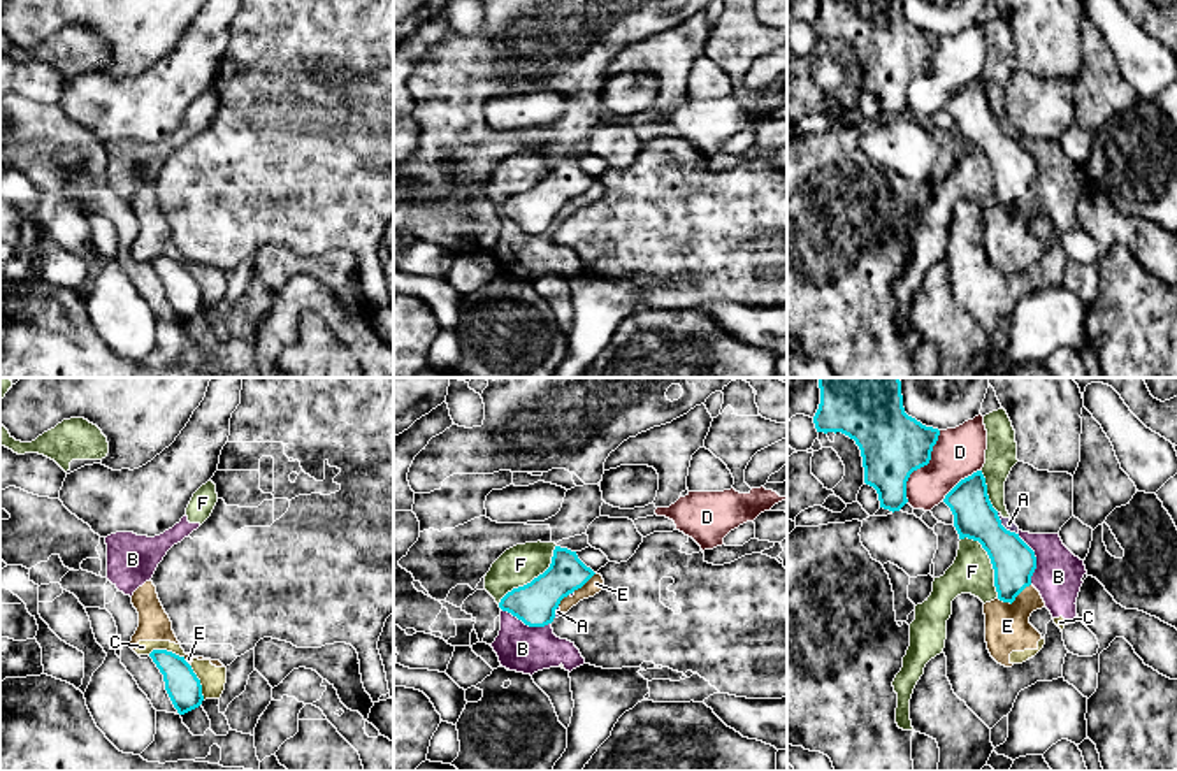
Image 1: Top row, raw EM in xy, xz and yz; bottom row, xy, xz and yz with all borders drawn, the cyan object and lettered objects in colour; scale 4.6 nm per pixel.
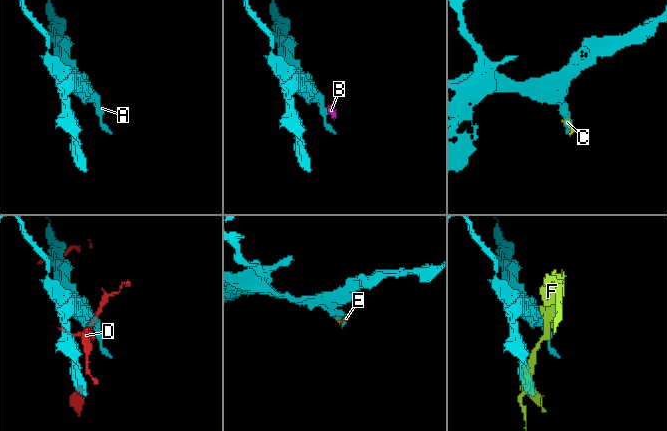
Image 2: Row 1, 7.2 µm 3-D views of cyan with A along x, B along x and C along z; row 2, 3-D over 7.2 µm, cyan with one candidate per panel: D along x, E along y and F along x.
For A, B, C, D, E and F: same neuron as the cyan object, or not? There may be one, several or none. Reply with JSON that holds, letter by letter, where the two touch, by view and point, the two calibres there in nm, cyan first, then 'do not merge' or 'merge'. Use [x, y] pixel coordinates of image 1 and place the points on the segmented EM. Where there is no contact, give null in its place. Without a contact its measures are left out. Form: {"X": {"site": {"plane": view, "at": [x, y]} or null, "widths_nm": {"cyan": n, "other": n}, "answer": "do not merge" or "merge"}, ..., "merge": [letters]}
{"A": {"site": {"plane": "yz", "at": [1003, 527]}, "widths_nm": {"cyan": 200, "other": 60}, "answer": "do not merge"}, "B": {"site": {"plane": "xz", "at": [526, 624]}, "widths_nm": {"cyan": 190, "other": 220}, "answer": "do not merge"}, "C": {"site": {"plane": "xy", "at": [166, 650]}, "widths_nm": {"cyan": 160, "other": 60}, "answer": "do not merge"}, "D": {"site": {"plane": "yz", "at": [921, 466]}, "widths_nm": {"cyan": 300, "other": 220}, "answer": "do not merge"}, "E": {"site": {"plane": "yz", "at": [1014, 599]}, "widths_nm": {"cyan": 200, "other": 200}, "answer": "do not merge"}, "F": {"site": {"plane": "xz", "at": [534, 578]}, "widths_nm": {"cyan": 190, "other": 180}, "answer": "do not merge"}, "merge": []}

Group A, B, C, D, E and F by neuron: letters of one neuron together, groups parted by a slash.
A B C E F / D

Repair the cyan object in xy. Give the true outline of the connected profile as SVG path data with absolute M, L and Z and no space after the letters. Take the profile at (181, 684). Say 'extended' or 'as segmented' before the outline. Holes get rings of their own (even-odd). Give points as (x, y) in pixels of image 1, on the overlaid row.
as segmented | M153 650L149 657L163 674L165 690L179 715L202 704L204 695L200 680L184 657L167 650Z

